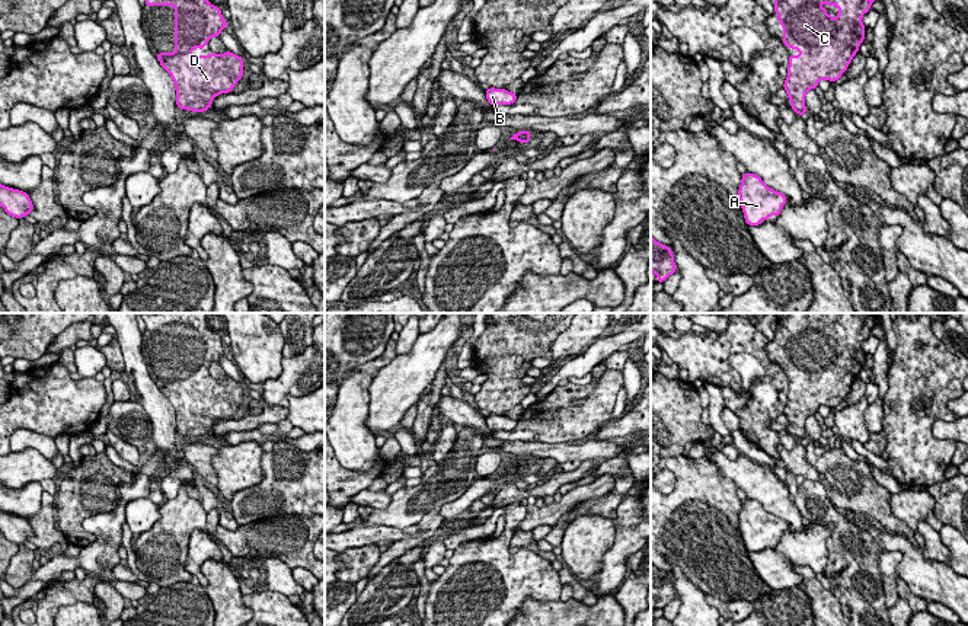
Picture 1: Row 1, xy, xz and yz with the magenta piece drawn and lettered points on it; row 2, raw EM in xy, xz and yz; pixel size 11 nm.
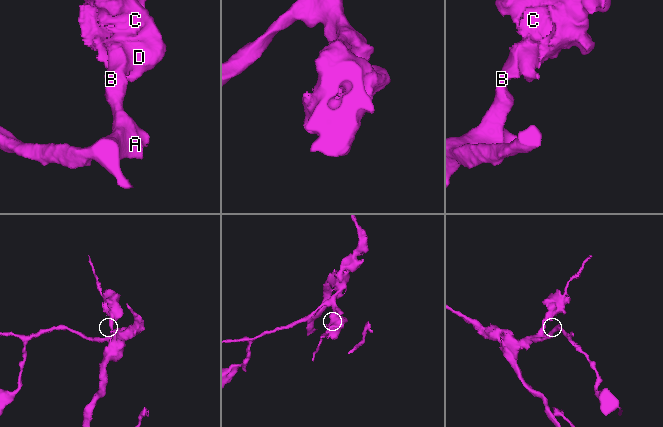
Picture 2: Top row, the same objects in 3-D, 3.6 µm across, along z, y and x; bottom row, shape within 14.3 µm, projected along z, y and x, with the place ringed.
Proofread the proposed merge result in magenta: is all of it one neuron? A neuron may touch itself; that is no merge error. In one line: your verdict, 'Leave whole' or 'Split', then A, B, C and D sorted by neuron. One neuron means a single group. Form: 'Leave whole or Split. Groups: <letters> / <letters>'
Leave whole. Groups: A B C D

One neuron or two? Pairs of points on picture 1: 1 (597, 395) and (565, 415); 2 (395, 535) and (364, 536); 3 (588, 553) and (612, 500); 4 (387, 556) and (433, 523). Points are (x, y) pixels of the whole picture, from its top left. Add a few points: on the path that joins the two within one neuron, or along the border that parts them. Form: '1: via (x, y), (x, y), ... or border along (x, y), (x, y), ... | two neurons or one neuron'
1: via (590, 402), (577, 415), (572, 415) | one neuron
2: via (387, 535), (371, 535) | one neuron
3: border along (615, 517), (580, 514), (571, 521) | two neurons
4: via (399, 548), (424, 535) | one neuron

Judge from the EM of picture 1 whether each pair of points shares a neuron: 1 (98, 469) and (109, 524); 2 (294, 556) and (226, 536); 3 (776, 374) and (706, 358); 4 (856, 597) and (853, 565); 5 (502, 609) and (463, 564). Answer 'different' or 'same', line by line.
1: different
2: same
3: same
4: same
5: same

